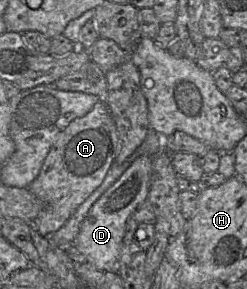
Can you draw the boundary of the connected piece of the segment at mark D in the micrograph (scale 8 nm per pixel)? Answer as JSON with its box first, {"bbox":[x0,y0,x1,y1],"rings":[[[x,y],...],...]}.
{"bbox":[74,157,153,272],"rings":[[[153,157],[136,158],[121,177],[113,183],[93,204],[81,223],[79,233],[74,240],[76,249],[86,261],[95,268],[107,272],[116,271],[119,262],[125,227],[136,208],[148,199],[152,176]]]}

